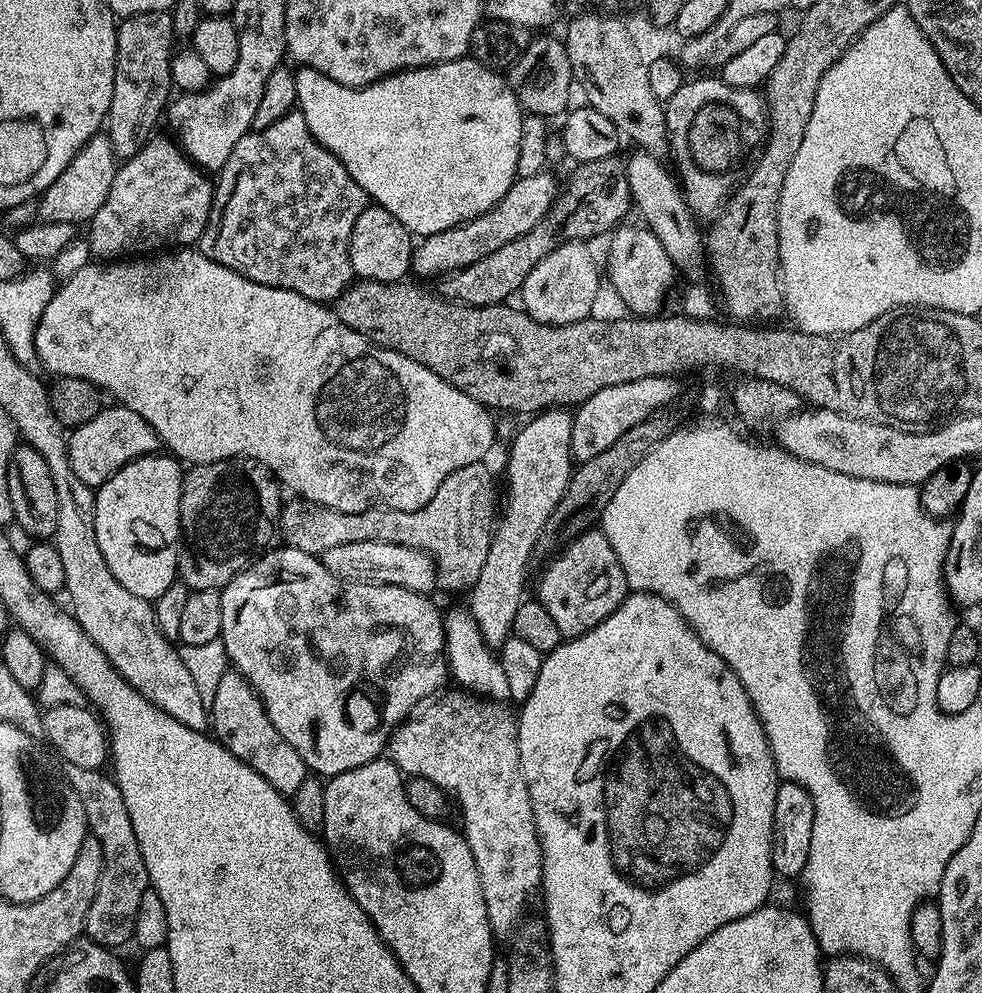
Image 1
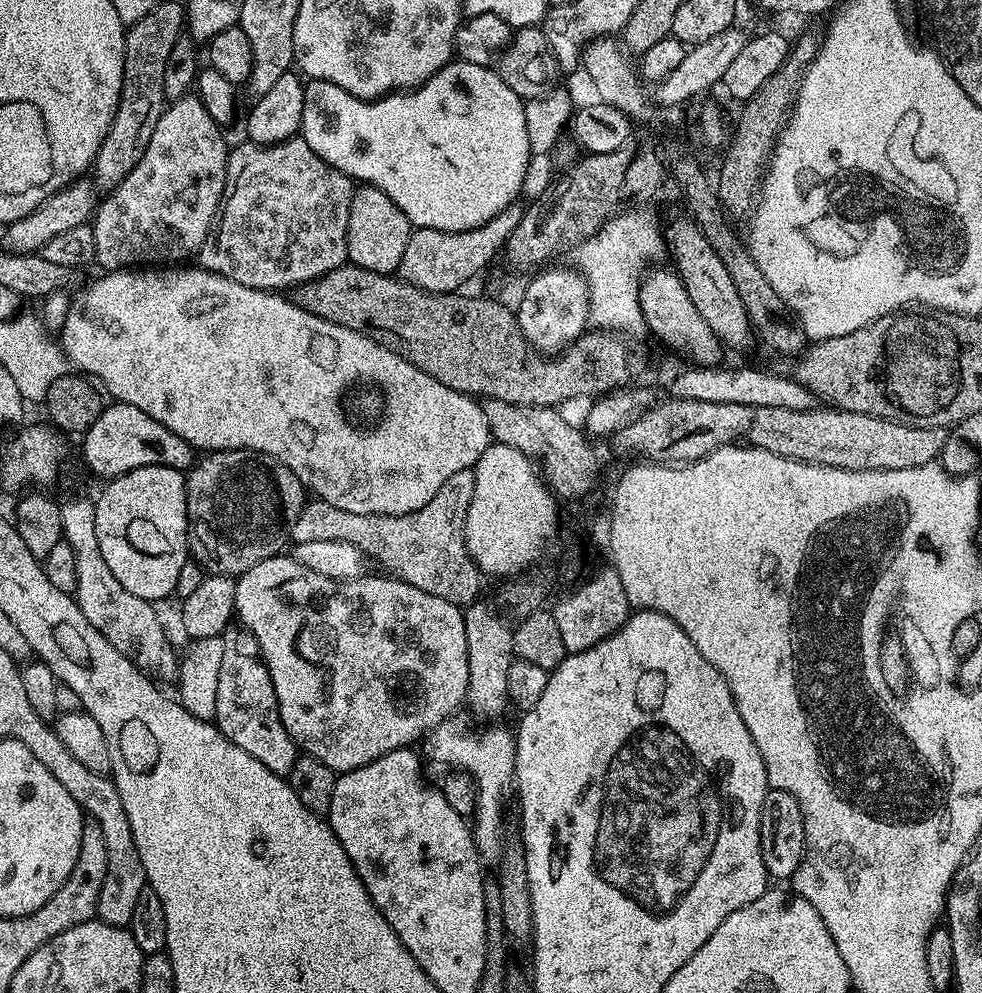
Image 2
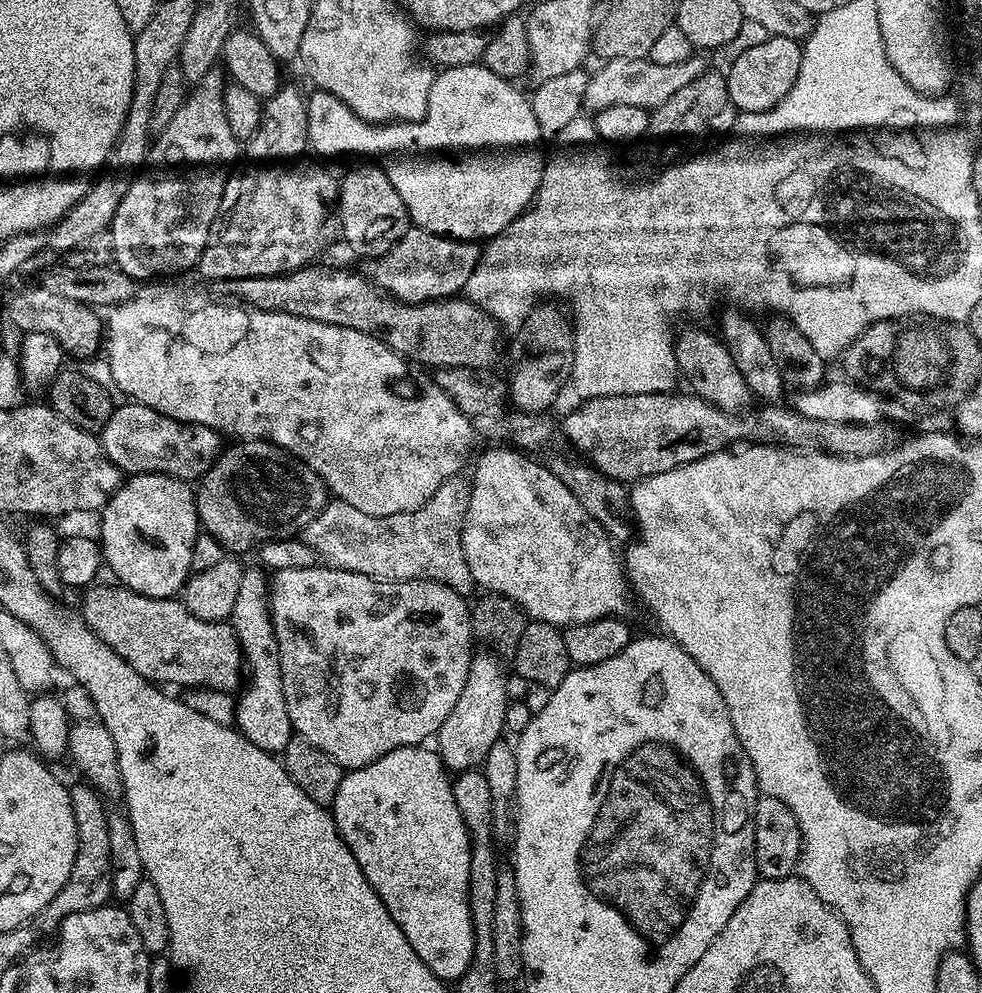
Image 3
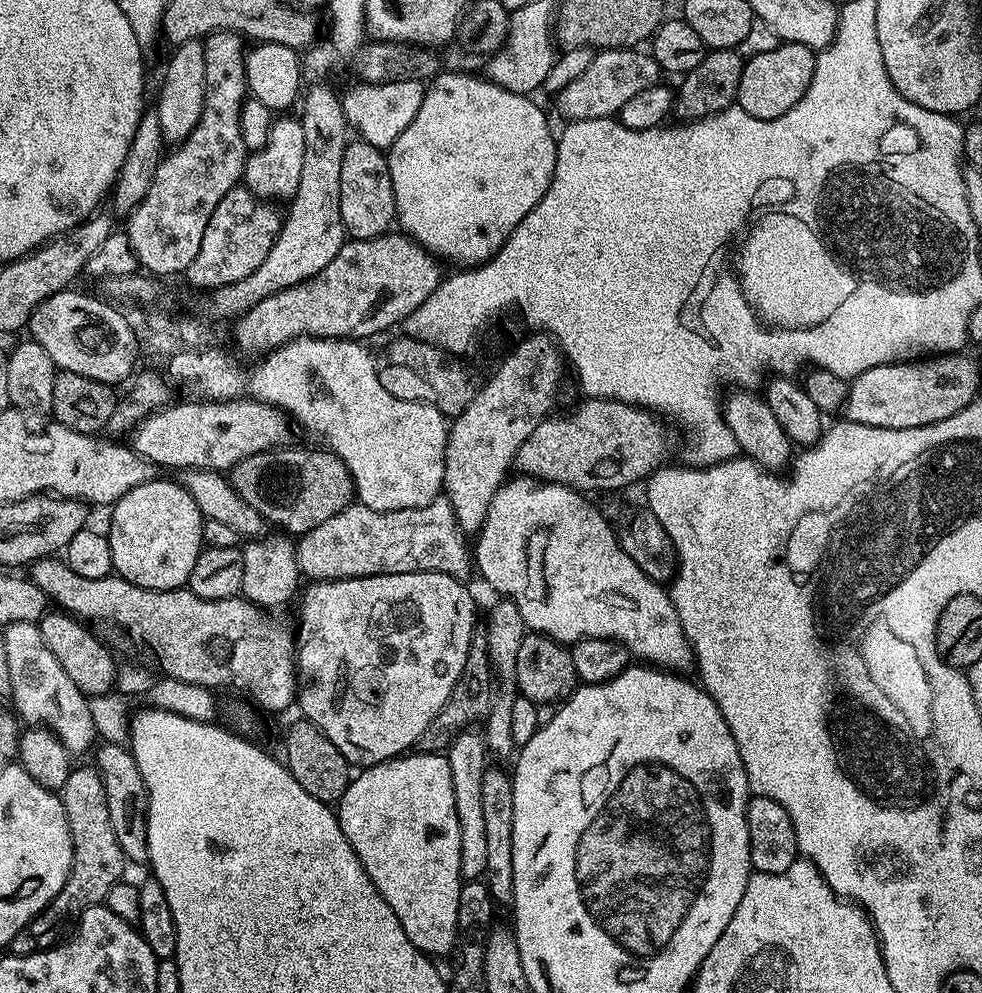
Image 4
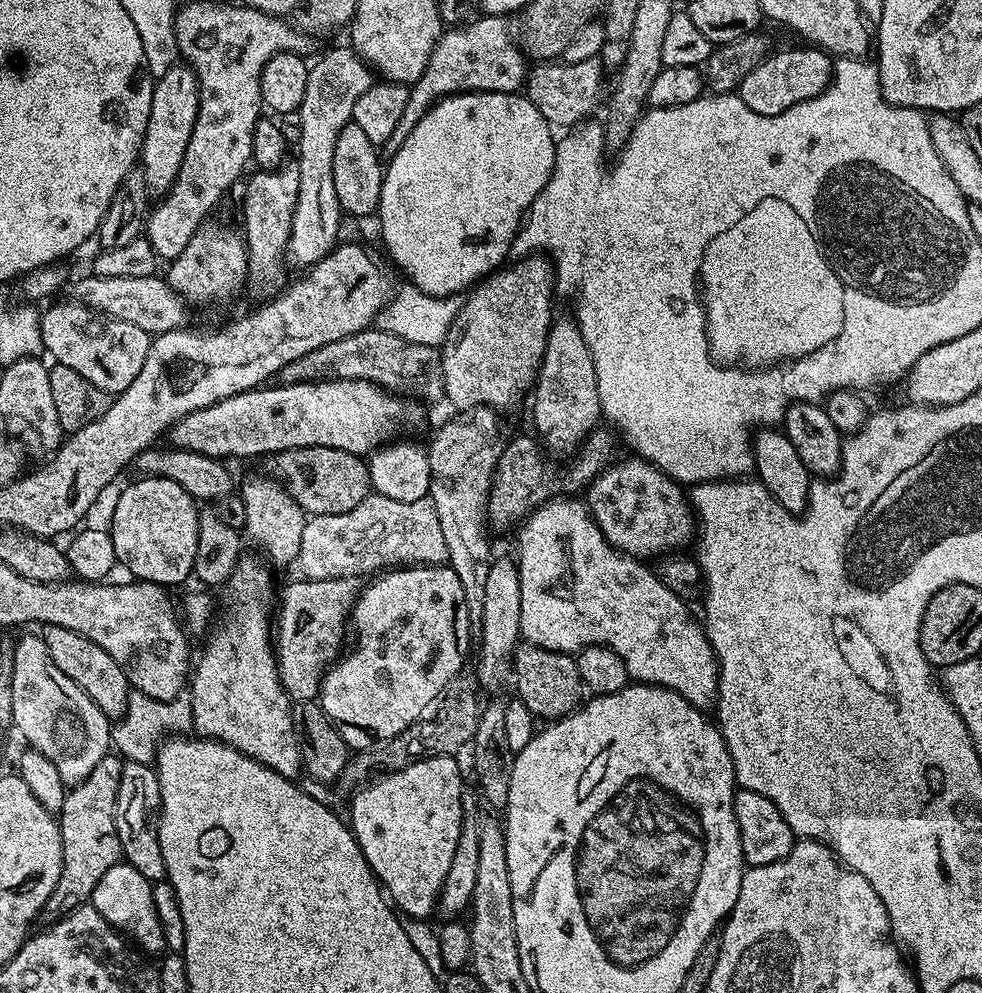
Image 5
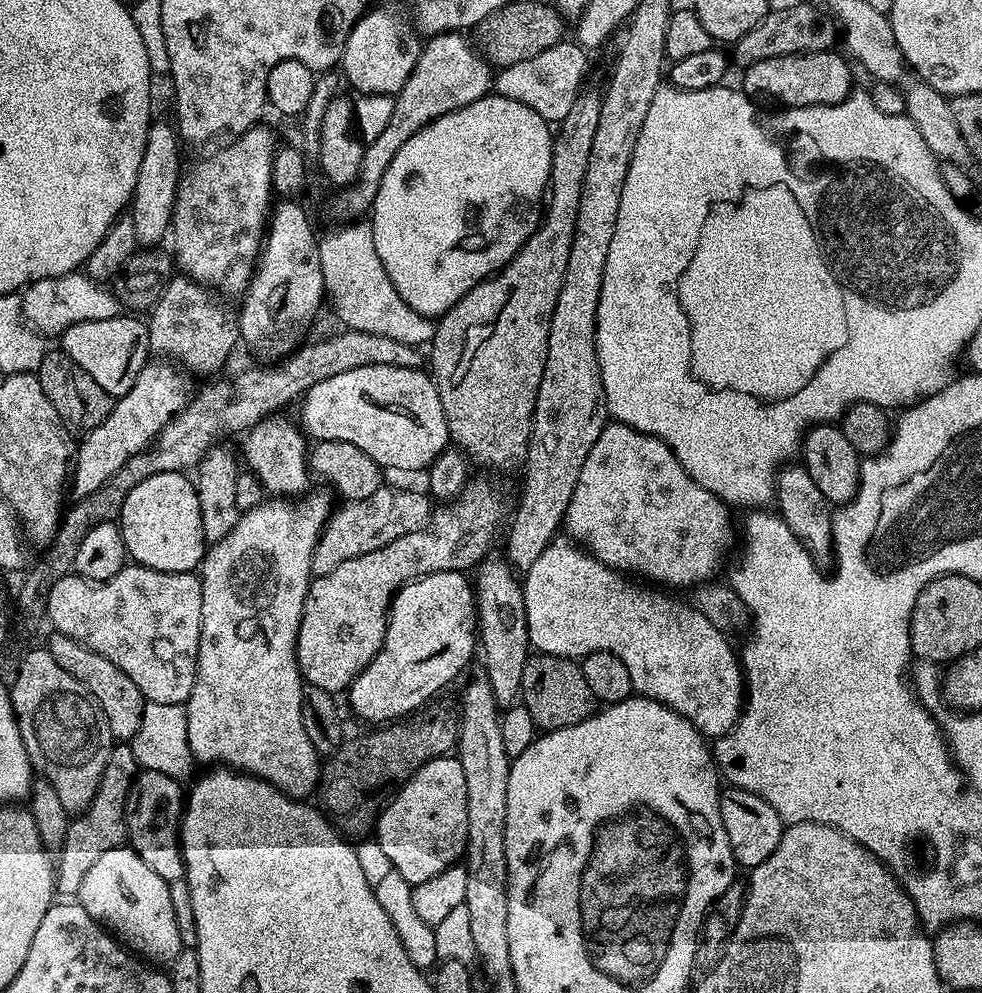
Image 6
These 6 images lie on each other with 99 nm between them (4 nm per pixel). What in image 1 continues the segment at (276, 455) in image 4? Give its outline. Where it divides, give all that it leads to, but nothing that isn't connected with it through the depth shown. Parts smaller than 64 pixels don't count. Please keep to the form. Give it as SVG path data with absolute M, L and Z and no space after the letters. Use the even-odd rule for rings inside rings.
M246 456L209 464L193 464L183 473L183 477L180 491L183 563L178 569L178 580L194 592L211 588L223 590L241 570L247 568L273 543L272 539L277 539L282 507L282 485L265 464L258 460L249 460Z

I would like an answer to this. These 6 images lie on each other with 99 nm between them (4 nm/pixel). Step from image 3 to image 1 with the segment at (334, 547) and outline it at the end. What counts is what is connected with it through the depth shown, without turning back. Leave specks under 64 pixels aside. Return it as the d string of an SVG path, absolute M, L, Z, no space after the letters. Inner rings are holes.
M481 462L454 470L438 486L438 494L426 506L413 512L393 508L368 508L364 512L343 512L315 504L309 500L292 498L280 510L279 535L290 548L322 554L332 546L345 542L394 542L427 552L436 562L436 583L448 592L467 593L478 582L482 565L490 550L494 531L494 513L498 508L496 480ZM496 508L496 509L495 509ZM492 511L493 516L492 516Z

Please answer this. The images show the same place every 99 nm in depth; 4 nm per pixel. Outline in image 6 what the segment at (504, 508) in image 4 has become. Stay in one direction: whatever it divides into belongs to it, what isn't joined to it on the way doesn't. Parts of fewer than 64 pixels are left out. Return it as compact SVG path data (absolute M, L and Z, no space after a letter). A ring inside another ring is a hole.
M568 538L553 540L538 554L538 562L522 576L529 645L545 656L583 658L591 652L612 652L626 665L633 693L674 709L706 738L725 736L736 725L742 711L742 665L737 649L732 649L728 645L729 637L691 604L663 596L655 592L660 591L655 587L631 584L628 580L631 579L625 573L606 566L579 543Z

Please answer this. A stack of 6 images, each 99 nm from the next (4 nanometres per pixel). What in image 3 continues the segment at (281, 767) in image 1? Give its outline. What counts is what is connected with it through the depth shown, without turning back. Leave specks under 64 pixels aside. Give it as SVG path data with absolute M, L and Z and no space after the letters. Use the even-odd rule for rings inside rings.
M245 567L238 589L238 602L234 602L234 610L230 617L232 629L236 631L236 638L240 642L247 673L249 670L252 674L248 690L241 691L235 701L235 725L240 735L245 736L254 746L258 746L264 752L280 754L292 740L294 733L290 714L286 710L276 630L272 625L272 609L268 604L270 580L263 567L255 567Z

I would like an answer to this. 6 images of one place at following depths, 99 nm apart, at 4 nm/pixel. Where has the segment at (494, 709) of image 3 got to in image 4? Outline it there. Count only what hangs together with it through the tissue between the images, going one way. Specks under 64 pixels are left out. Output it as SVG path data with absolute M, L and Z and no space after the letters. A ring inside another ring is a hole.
M476 730L459 732L446 749L450 778L454 782L454 810L458 810L458 826L462 834L460 875L464 880L478 880L486 873L486 825L482 811L482 778L490 764L490 753L483 735Z

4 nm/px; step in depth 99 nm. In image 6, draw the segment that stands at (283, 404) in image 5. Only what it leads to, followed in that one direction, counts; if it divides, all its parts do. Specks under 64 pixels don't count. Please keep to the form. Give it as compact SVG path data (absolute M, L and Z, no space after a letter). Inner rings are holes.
M358 366L358 370L346 370L346 374L334 374L334 378L326 378L326 382L318 382L309 392L305 392L299 401L300 420L298 424L301 429L313 441L317 440L337 440L338 442L350 442L354 446L358 446L358 450L370 454L370 458L374 458L374 462L378 462L381 469L389 470L393 468L396 472L420 472L431 468L433 462L444 453L450 444L450 433L448 423L446 422L446 414L442 410L442 398L438 398L438 390L433 382L431 375L427 371L420 368L402 368L400 366Z

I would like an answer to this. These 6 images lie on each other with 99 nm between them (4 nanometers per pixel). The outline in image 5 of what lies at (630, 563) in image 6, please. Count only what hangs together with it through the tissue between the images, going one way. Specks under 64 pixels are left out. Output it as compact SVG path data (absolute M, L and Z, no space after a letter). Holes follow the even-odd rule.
M617 459L588 485L586 503L597 526L627 556L659 558L687 549L684 547L697 535L698 520L685 489L648 460L631 459Z

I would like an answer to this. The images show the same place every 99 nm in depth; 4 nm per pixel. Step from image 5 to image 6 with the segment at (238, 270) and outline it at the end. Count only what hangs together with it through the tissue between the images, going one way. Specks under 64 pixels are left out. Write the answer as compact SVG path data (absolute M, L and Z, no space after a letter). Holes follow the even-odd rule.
M173 275L162 290L162 298L151 308L149 316L152 317L147 317L146 320L149 349L155 355L156 352L160 355L157 357L175 362L189 373L197 372L200 376L208 376L211 372L218 371L238 345L240 329L237 317L233 313L231 316L219 304L221 301L212 300L212 296L209 289L190 277Z

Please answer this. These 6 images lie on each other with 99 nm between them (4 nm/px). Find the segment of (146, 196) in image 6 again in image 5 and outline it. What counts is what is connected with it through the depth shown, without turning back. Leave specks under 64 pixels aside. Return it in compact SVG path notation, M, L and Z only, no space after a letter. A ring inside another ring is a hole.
M183 62L170 66L170 71L154 81L150 118L146 122L146 134L140 147L139 171L146 178L146 186L153 197L163 198L171 190L182 169L190 134L194 134L194 122L200 109L200 84L194 70Z

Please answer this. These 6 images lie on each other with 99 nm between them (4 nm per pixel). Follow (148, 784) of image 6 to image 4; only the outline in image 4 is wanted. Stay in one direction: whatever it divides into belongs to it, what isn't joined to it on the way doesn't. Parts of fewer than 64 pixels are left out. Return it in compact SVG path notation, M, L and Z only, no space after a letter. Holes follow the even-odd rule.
M104 742L95 749L95 752L94 766L100 771L106 786L106 802L110 806L110 826L114 826L118 846L122 846L125 861L132 863L133 860L134 863L143 865L148 859L146 842L148 791L142 782L142 774L138 774L138 764L134 762L131 751L123 743Z

